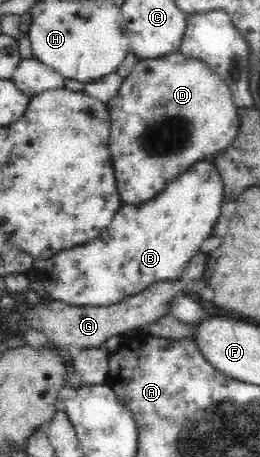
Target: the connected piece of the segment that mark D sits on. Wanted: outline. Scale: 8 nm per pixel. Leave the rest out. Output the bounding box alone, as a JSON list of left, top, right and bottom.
[105,51,239,206]

